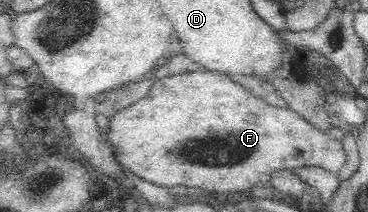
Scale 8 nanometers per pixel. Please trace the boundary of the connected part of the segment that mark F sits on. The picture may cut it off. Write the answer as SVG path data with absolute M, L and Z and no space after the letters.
M195 71L195 73L187 73L187 75L170 75L169 77L163 77L159 79L153 89L151 89L151 95L143 97L137 105L129 105L127 109L123 109L121 113L113 115L109 119L109 139L113 149L115 149L114 155L117 155L116 159L119 159L120 165L123 165L125 169L135 174L137 177L160 185L161 187L170 188L175 185L187 185L191 183L191 187L205 187L207 191L239 191L239 193L249 194L252 189L249 187L255 187L260 182L259 177L263 173L265 179L269 177L269 173L273 173L281 170L292 170L301 166L317 166L322 167L329 173L339 173L340 169L345 165L347 161L347 154L345 153L342 139L337 139L332 136L328 131L321 131L313 125L307 122L307 119L301 117L297 112L291 111L288 107L275 107L268 103L263 103L259 97L253 97L245 87L241 87L239 83L233 83L229 77L225 75L213 75L213 73L207 73L207 71Z

